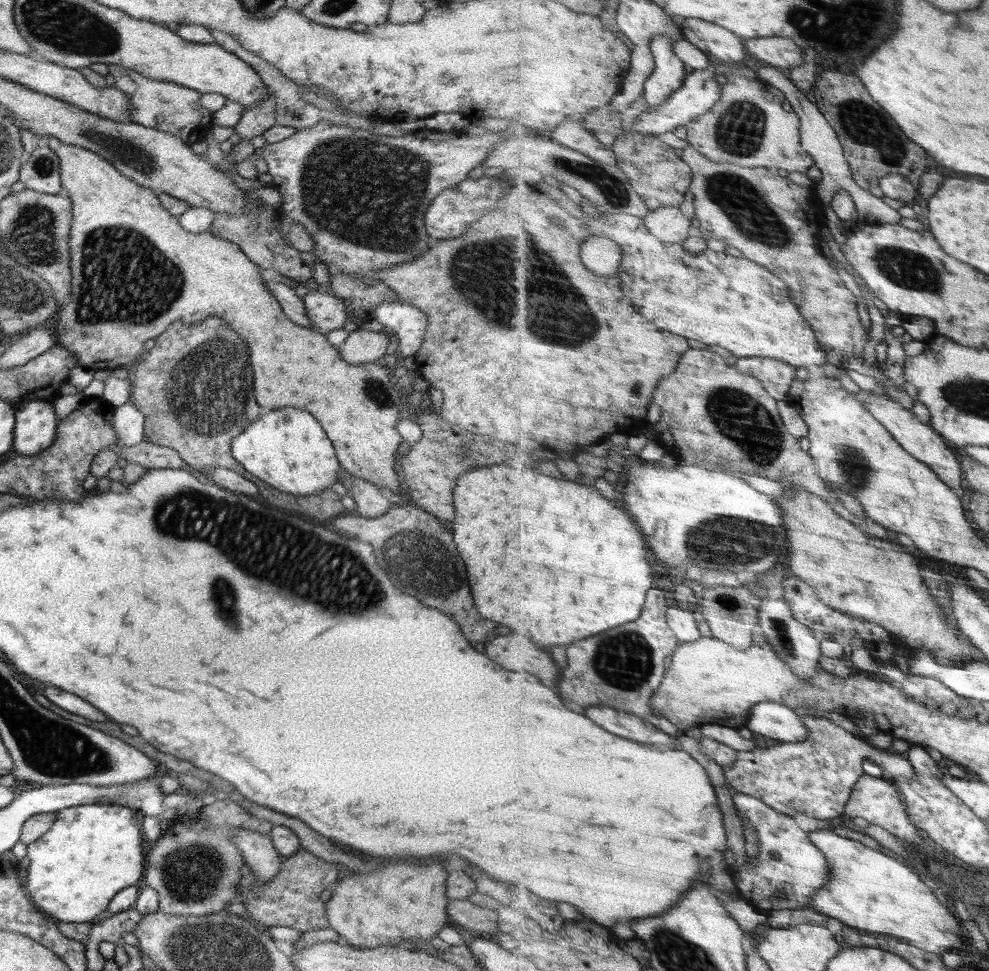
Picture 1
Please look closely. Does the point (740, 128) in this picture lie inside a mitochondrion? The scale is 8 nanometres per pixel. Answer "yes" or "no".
yes

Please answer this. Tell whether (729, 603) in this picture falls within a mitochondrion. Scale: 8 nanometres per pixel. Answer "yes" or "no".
yes

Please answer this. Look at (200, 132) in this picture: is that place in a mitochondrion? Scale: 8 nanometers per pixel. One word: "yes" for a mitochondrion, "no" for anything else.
no

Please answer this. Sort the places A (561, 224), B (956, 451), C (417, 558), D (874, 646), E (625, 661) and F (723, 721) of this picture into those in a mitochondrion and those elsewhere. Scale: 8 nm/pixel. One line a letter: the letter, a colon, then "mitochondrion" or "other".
A: other
B: other
C: mitochondrion
D: other
E: mitochondrion
F: other

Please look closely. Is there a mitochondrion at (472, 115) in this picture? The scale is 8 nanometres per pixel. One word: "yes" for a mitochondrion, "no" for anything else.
no

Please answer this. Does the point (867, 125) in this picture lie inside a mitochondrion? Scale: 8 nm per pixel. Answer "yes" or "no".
yes

